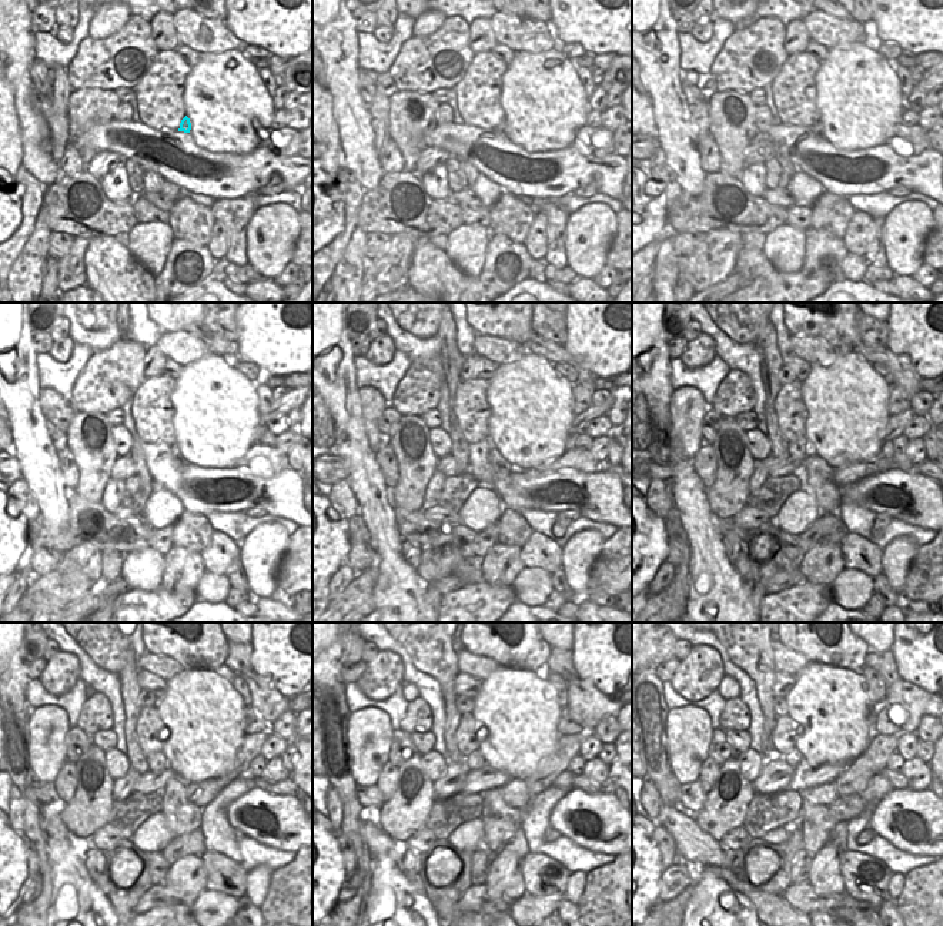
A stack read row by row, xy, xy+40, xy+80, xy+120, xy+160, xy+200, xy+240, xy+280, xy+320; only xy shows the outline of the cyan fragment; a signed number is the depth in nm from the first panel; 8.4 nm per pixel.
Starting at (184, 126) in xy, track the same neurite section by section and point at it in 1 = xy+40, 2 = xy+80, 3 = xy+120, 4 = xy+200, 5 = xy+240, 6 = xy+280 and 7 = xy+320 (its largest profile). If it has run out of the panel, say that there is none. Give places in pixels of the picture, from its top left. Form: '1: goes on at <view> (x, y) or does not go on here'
1: goes on at xy+40 (501, 127)
2: goes on at xy+80 (816, 129)
3: goes on at xy+120 (174, 448)
4: goes on at xy+200 (819, 475)
5: goes on at xy+240 (183, 816)
6: goes on at xy+280 (500, 821)
7: goes on at xy+320 (816, 822)

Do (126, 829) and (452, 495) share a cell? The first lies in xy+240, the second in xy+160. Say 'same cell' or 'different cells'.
same cell

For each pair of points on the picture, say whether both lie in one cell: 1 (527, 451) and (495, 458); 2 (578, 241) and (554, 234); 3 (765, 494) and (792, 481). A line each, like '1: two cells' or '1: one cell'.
1: two cells
2: two cells
3: one cell

